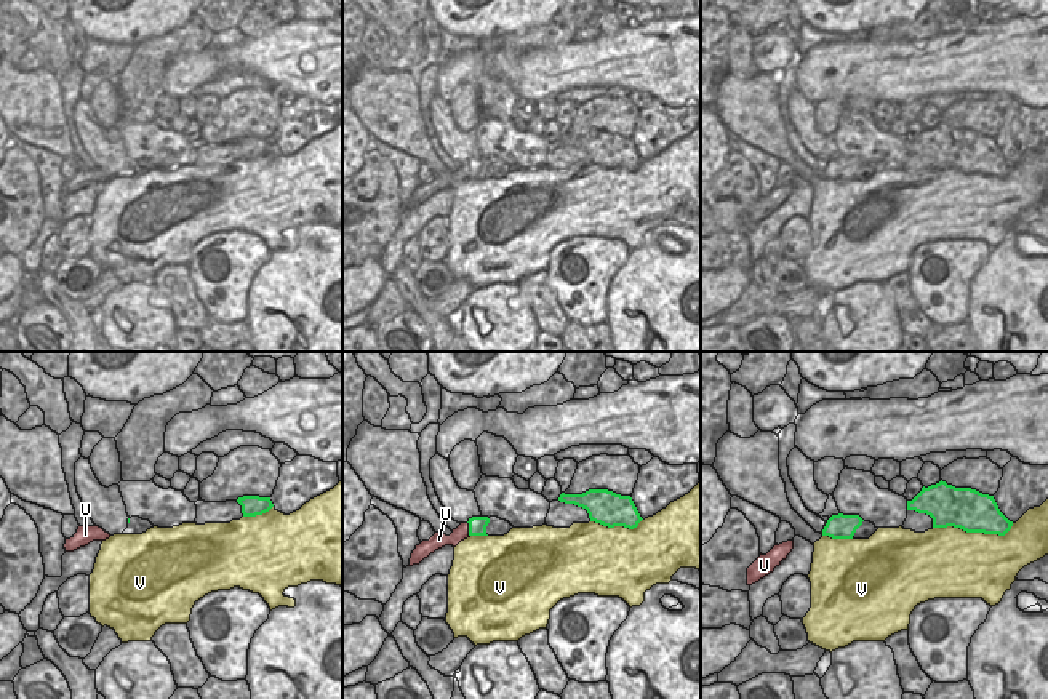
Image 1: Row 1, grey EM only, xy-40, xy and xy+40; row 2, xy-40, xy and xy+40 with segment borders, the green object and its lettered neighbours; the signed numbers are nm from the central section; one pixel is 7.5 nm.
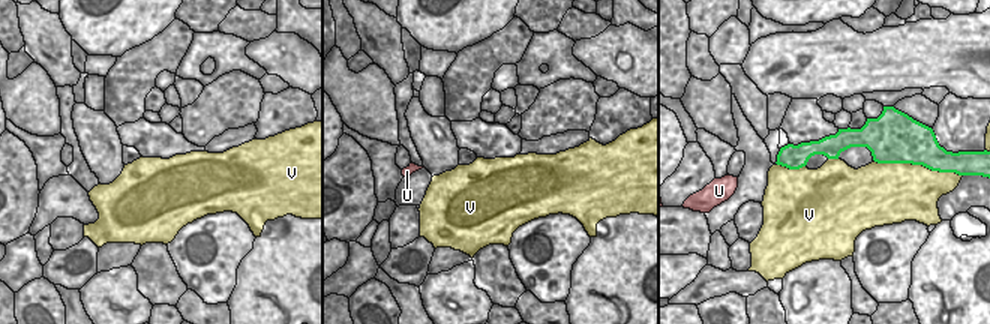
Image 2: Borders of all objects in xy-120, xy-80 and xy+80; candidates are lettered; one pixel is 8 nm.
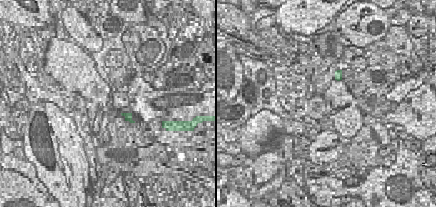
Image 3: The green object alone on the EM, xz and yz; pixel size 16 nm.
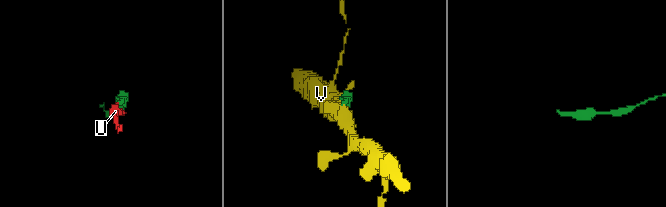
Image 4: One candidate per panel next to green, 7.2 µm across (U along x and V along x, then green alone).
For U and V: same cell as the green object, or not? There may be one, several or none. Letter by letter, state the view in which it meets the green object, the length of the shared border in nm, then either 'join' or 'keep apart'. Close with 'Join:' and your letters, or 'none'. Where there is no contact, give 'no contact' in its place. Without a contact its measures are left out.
U: xy | 120 nm | join
V: xy+40 | 600 nm | keep apart
Join: U

